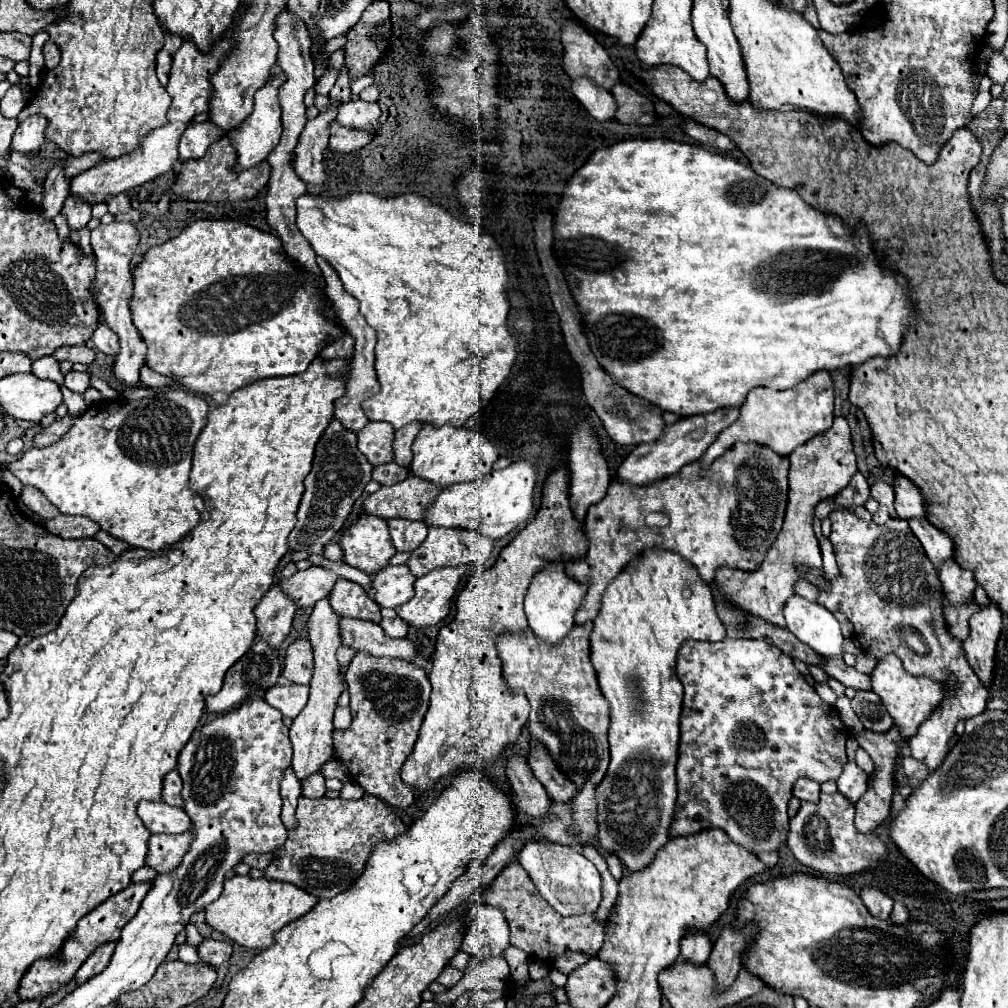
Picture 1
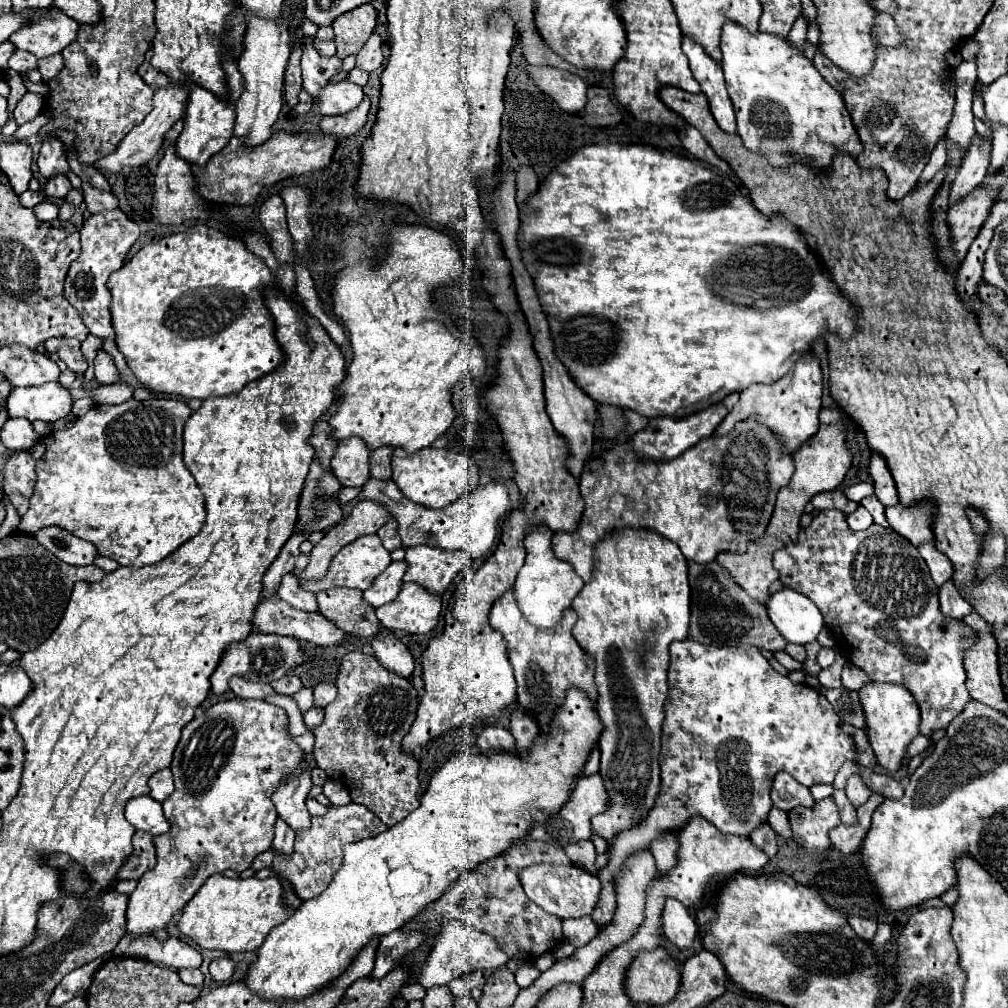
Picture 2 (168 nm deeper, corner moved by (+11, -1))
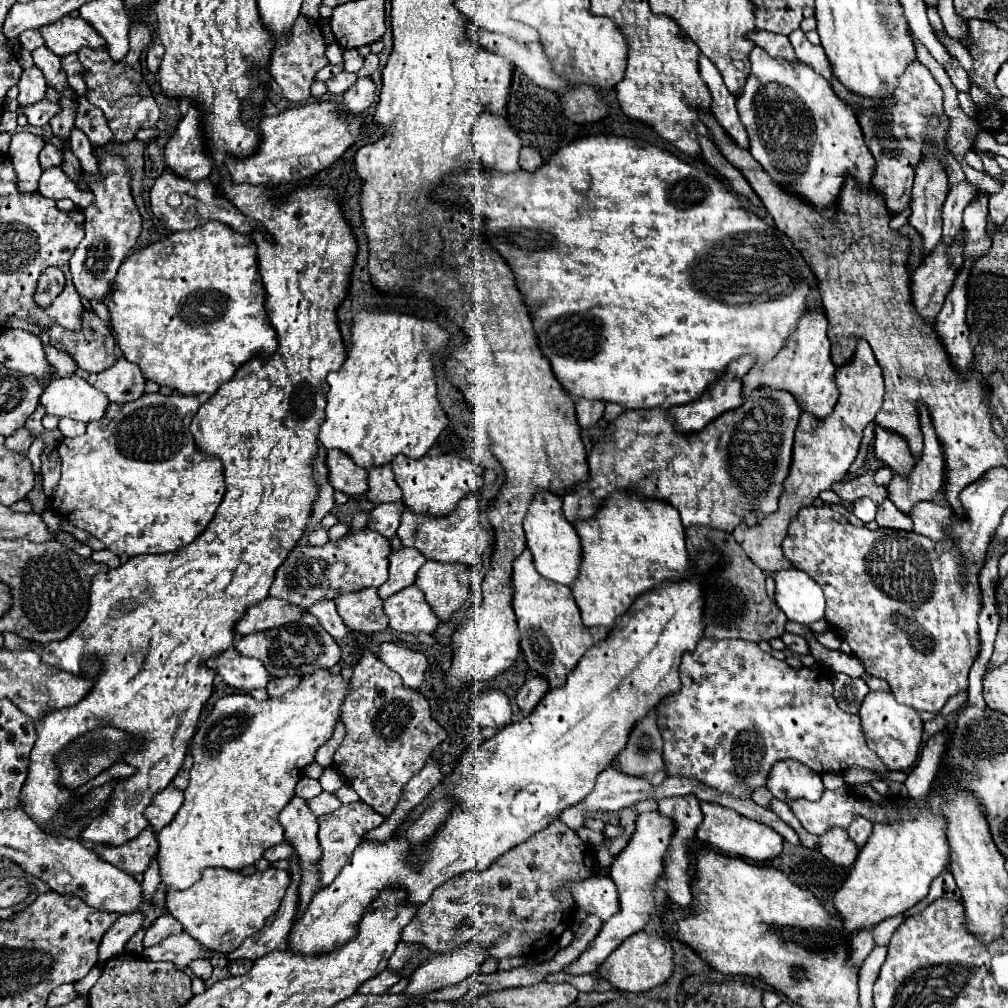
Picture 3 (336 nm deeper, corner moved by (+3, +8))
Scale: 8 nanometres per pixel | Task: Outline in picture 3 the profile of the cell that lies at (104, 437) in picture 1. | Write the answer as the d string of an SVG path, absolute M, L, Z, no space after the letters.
M145 394L135 402L109 404L103 420L87 424L87 432L83 436L65 438L59 444L61 480L53 496L55 512L101 540L113 554L121 558L175 552L191 544L213 520L215 510L225 494L225 478L219 458L201 452L189 432L191 418L199 406L197 396L181 394Z

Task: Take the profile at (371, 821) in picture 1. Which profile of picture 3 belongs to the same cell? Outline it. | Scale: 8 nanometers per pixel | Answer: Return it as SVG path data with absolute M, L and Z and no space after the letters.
M365 802L341 806L337 812L319 818L319 844L321 844L321 850L323 850L323 858L319 860L319 872L321 872L323 886L329 886L337 878L337 872L349 862L349 858L351 858L353 850L357 848L357 844L361 842L361 838L369 830L377 828L381 822L383 822L383 816L379 816Z

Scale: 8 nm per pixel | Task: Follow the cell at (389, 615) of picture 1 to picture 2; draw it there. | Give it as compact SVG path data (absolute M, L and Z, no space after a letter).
M385 631L385 635L375 635L371 639L373 655L393 673L407 677L413 673L413 657L409 655L409 649L393 635L393 631Z

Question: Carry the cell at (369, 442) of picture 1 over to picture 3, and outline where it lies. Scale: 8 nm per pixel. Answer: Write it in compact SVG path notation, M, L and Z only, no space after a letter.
M327 450L325 464L329 470L329 484L333 490L347 494L349 498L367 492L367 472L351 462L351 458L339 450Z

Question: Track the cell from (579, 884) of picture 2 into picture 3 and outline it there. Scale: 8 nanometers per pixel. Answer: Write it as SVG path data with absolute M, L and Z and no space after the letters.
M591 876L571 884L571 894L579 910L595 914L601 922L607 922L619 912L619 894L609 876Z

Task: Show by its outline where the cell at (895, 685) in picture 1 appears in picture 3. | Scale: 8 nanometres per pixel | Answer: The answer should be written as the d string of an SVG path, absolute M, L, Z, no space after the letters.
M869 692L859 708L859 718L869 748L889 770L907 770L915 764L923 740L923 722L913 708L899 704L891 692Z

